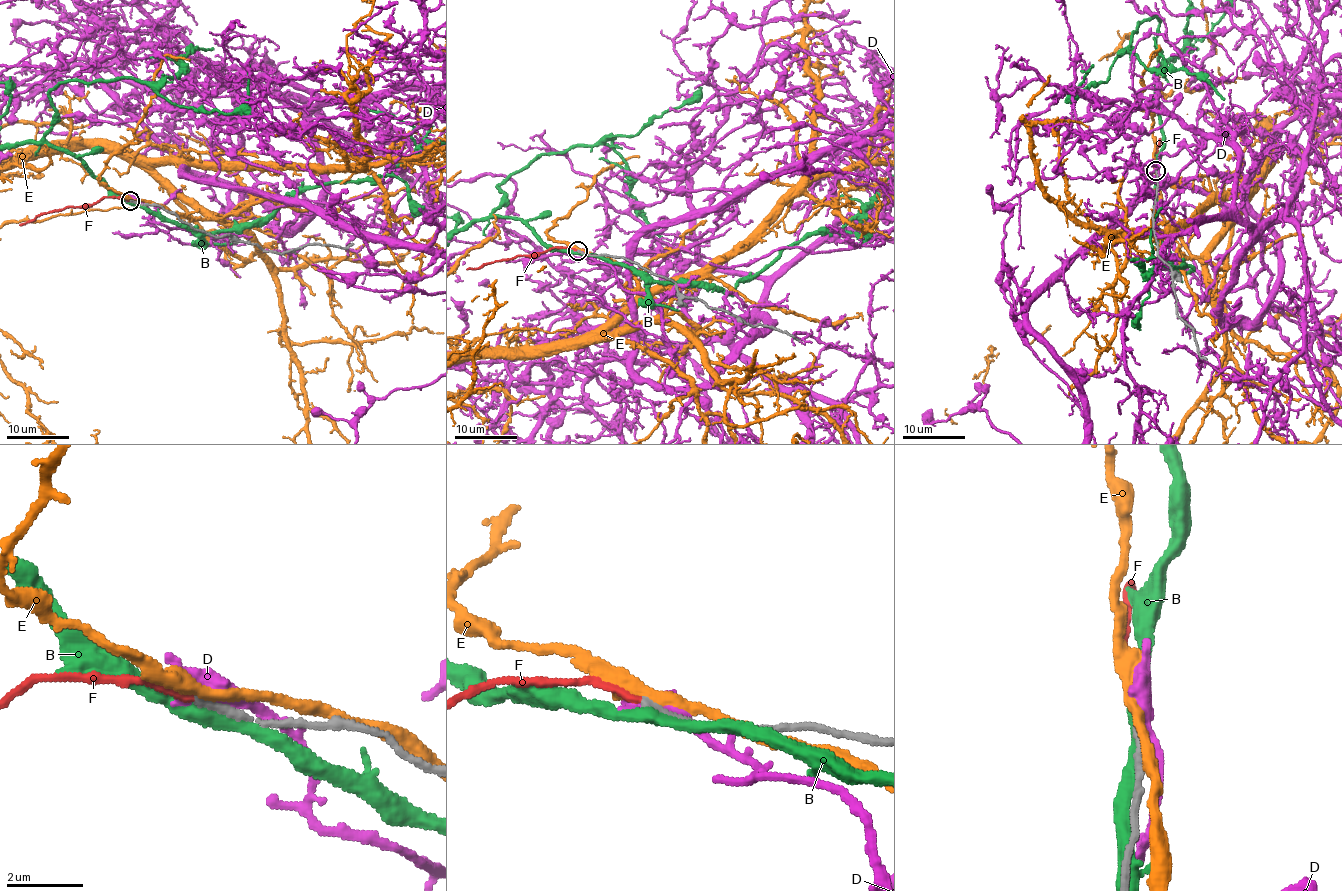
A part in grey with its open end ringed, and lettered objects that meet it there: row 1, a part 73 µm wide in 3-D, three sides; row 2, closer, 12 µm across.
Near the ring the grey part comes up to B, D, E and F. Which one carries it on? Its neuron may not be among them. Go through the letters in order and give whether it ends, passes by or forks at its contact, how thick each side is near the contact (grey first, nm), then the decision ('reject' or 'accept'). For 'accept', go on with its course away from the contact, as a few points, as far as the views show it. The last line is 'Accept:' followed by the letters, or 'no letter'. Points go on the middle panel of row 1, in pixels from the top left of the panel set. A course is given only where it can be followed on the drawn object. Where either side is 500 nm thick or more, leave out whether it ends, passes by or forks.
B: it passes by; 240 nm thick on the grey side, 320 nm on the other; reject
D: it passes by; 240 nm thick on the grey side, 480 nm on the other; reject
E: it passes by; 240 nm thick on the grey side, 320 nm on the other; reject
F: it ends there; 190 nm thick on the grey side, 170 nm on the other; accept; it runs (577, 250), (551, 248), (467, 269)
Accept: F

